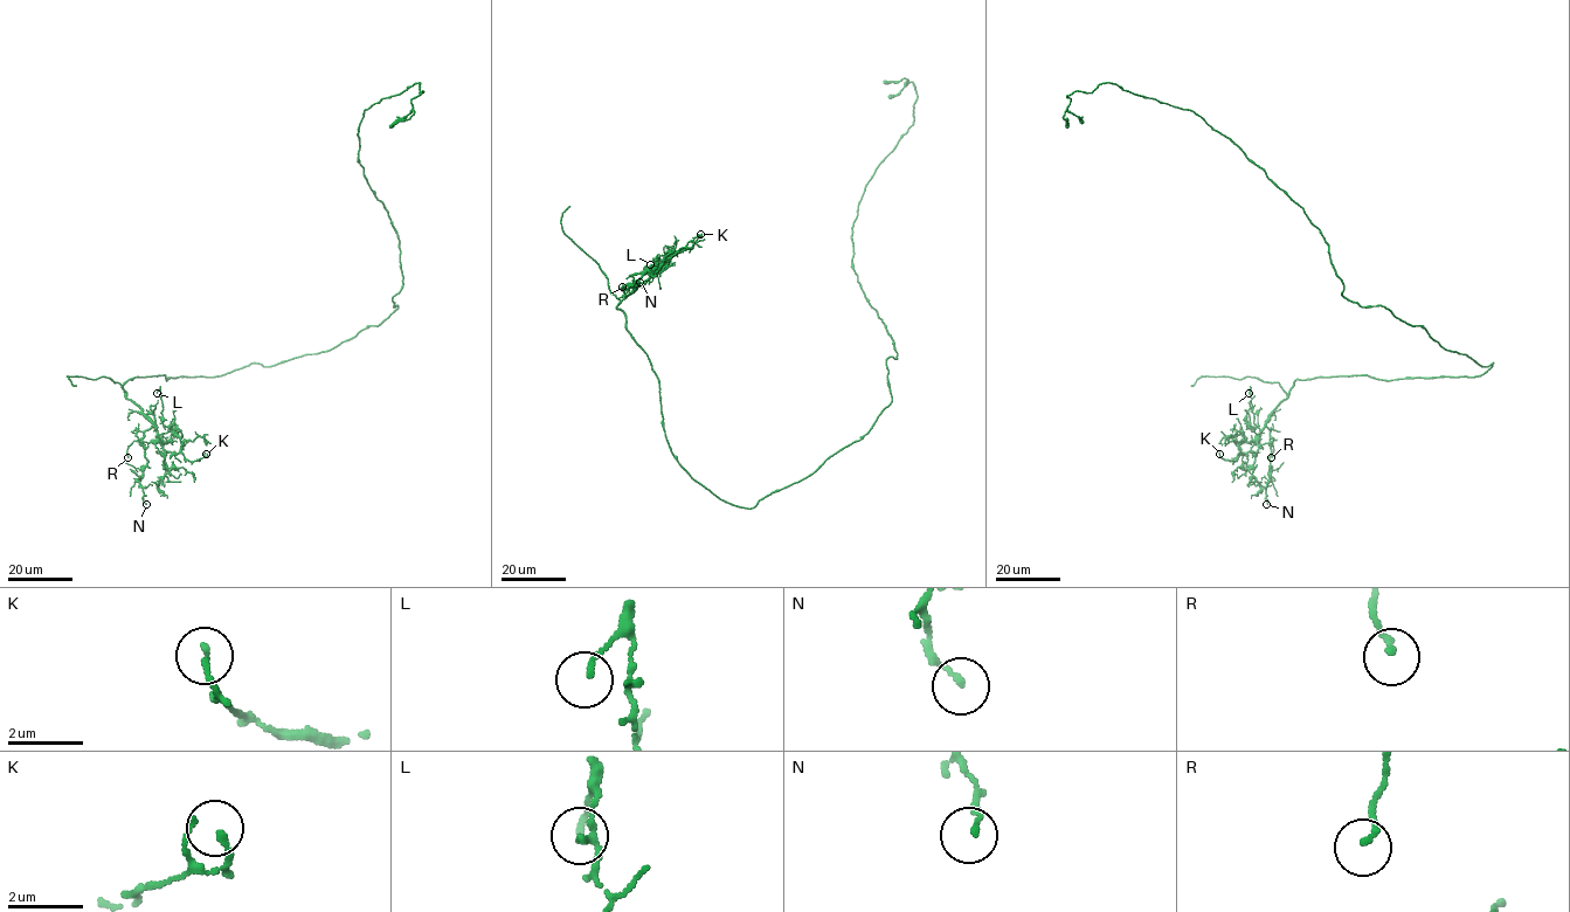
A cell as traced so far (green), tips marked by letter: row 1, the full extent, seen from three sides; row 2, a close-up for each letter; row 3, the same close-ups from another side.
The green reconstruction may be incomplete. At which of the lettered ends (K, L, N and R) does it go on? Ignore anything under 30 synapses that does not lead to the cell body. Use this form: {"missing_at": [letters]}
{"missing_at": []}

